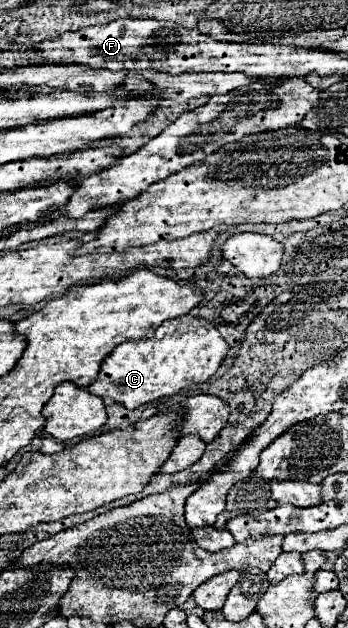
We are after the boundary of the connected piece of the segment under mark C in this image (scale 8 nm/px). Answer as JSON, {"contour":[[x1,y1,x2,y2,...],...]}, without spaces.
{"contour":[[184,315,162,323,150,339,120,343,102,363,98,379,88,387,98,397,110,397,126,409,136,409,166,395,176,395,198,383,206,383,228,357,230,345,204,317]]}

